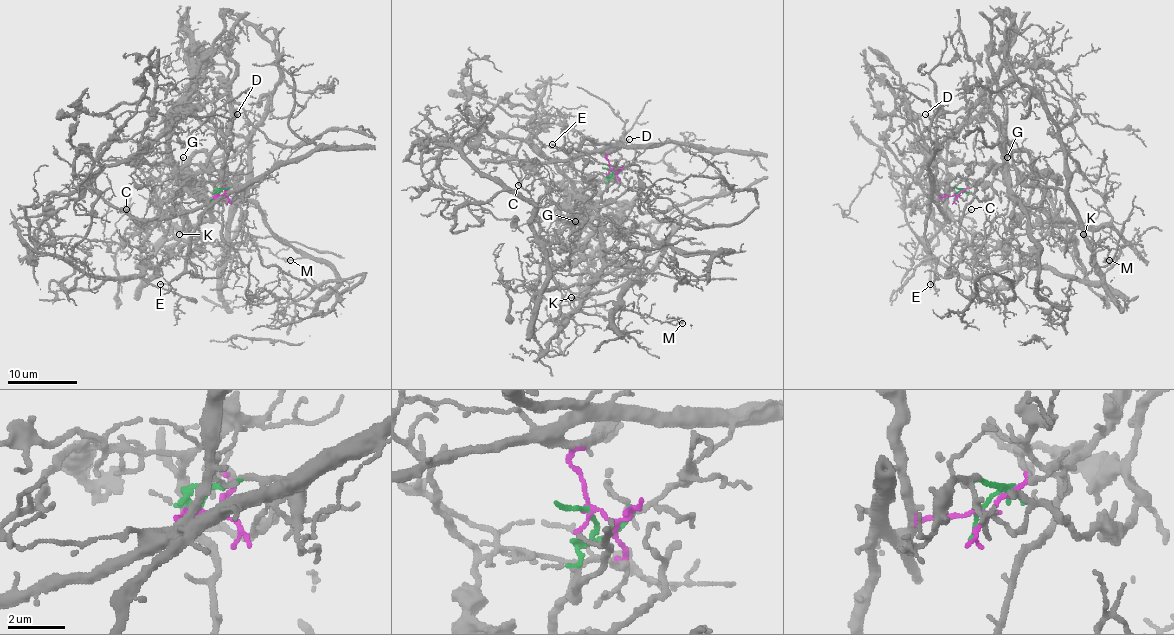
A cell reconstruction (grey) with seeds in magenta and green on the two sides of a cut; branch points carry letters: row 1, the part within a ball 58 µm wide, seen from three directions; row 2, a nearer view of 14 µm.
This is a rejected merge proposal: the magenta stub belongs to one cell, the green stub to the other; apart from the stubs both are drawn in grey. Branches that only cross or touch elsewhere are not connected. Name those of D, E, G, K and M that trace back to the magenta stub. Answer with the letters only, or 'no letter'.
D, E

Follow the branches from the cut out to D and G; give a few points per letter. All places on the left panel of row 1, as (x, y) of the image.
D: (218, 195), (215, 196), (227, 150), (216, 138), (216, 131), (237, 113)
G: (218, 195), (218, 189), (216, 193), (209, 177), (197, 165), (182, 164), (183, 157)

